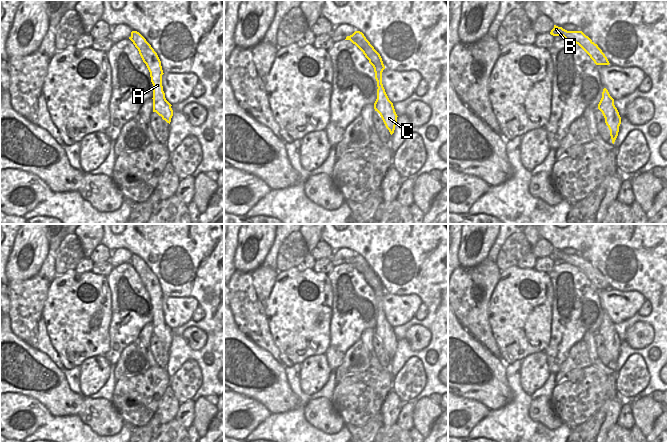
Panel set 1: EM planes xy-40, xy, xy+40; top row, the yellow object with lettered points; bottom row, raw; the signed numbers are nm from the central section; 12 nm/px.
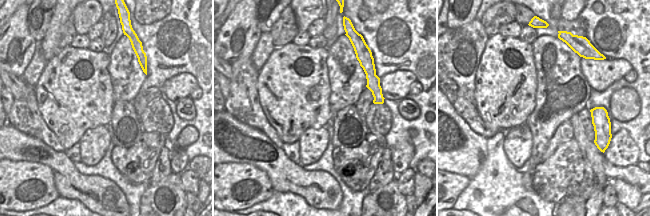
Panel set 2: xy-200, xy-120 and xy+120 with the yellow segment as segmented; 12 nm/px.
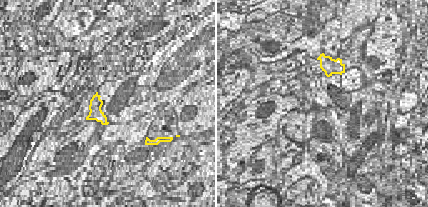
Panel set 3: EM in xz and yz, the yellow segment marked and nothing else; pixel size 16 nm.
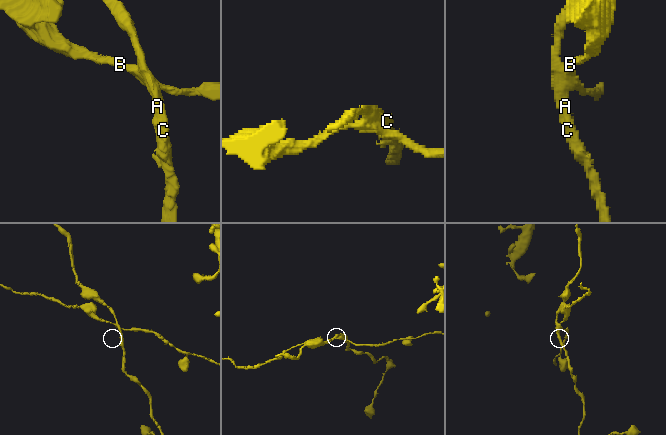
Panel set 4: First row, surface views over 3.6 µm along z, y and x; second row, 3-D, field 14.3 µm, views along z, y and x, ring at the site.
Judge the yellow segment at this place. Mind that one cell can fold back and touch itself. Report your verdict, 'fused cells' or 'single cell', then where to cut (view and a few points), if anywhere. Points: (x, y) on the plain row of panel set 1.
fused cells; cut xy (369, 284), (373, 286), (381, 285)

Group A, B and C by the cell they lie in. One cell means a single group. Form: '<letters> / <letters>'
A C / B

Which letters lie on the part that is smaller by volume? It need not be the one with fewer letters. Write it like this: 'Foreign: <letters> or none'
Foreign: B

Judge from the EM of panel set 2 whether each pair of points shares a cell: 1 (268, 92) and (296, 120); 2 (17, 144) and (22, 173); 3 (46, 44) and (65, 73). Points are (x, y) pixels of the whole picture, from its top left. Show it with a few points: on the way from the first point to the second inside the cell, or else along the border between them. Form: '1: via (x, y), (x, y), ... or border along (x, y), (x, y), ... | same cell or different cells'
1: via (275, 99), (289, 113) | same cell
2: border along (10, 159), (29, 160), (43, 164) | different cells
3: border along (63, 48), (47, 61) | different cells

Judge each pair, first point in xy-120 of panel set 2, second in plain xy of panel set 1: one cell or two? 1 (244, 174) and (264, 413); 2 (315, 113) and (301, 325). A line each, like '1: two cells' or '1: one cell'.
1: one cell
2: one cell

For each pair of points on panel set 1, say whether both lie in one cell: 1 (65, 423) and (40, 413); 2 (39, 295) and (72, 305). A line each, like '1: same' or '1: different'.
1: different
2: different

